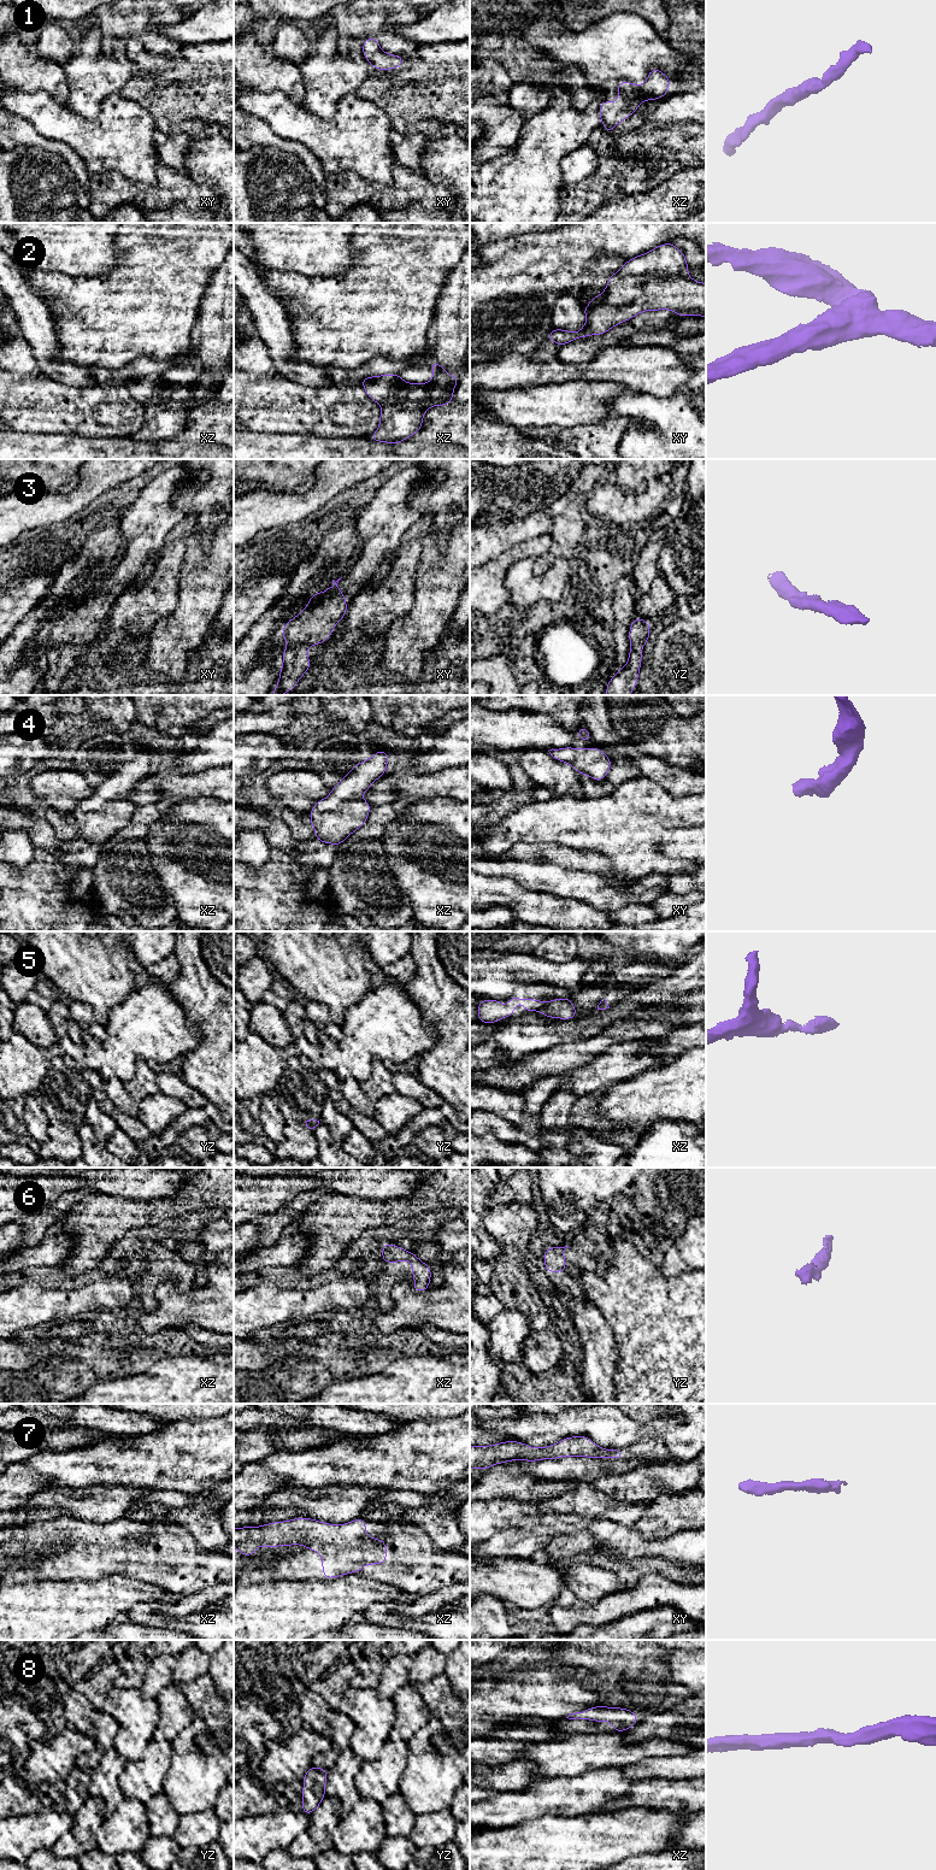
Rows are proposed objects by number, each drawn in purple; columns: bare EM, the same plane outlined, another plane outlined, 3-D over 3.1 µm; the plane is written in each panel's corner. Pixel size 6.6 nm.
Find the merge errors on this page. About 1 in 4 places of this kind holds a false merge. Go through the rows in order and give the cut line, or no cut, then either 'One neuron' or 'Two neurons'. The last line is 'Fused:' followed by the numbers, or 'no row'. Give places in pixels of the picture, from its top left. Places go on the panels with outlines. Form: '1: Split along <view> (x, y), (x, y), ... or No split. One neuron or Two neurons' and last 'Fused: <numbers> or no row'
1: No split. One neuron
2: Split along xy (618, 271), (625, 275), (686, 276). Two neurons
3: No split. One neuron
4: No split. One neuron
5: Split along xz (546, 1004), (542, 1009). Two neurons
6: No split. One neuron
7: No split. One neuron
8: No split. One neuron
Fused: 2, 5

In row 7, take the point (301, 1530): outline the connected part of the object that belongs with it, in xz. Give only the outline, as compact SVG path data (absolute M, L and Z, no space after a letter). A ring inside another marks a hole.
M298 1517L260 1527L234 1528L234 1546L239 1548L239 1556L251 1557L260 1545L270 1548L301 1545L322 1556L323 1575L329 1580L360 1572L366 1564L385 1564L387 1543L369 1537L366 1527L361 1517L340 1525Z

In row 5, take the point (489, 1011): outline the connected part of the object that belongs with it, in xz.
M513 994L512 999L507 999L507 1008L504 1012L501 1010L504 1002L500 1000L482 999L478 1004L477 1017L478 1022L485 1024L494 1024L499 1019L506 1019L516 1013L516 1004L522 1002L526 1013L538 1011L544 1007L544 1002L537 999L520 998Z

